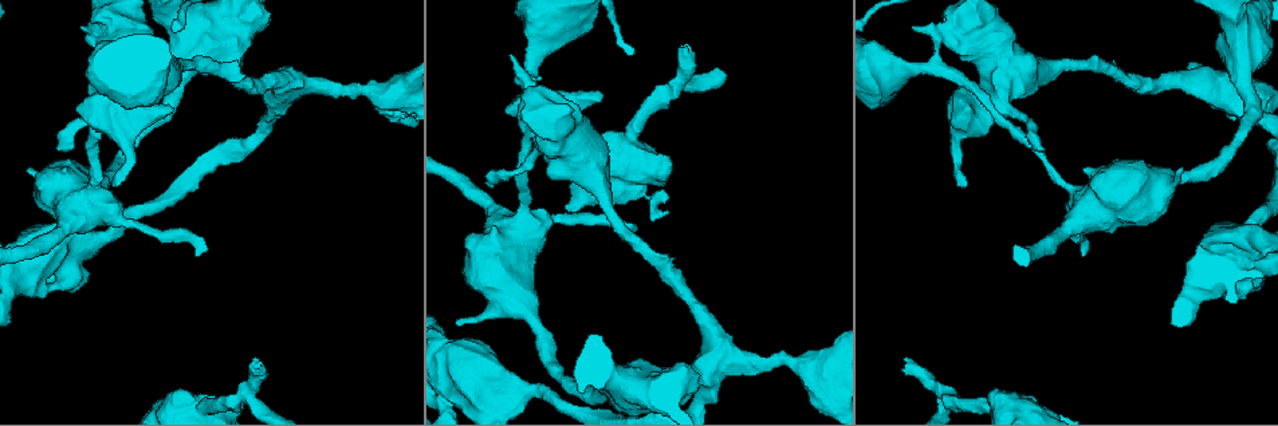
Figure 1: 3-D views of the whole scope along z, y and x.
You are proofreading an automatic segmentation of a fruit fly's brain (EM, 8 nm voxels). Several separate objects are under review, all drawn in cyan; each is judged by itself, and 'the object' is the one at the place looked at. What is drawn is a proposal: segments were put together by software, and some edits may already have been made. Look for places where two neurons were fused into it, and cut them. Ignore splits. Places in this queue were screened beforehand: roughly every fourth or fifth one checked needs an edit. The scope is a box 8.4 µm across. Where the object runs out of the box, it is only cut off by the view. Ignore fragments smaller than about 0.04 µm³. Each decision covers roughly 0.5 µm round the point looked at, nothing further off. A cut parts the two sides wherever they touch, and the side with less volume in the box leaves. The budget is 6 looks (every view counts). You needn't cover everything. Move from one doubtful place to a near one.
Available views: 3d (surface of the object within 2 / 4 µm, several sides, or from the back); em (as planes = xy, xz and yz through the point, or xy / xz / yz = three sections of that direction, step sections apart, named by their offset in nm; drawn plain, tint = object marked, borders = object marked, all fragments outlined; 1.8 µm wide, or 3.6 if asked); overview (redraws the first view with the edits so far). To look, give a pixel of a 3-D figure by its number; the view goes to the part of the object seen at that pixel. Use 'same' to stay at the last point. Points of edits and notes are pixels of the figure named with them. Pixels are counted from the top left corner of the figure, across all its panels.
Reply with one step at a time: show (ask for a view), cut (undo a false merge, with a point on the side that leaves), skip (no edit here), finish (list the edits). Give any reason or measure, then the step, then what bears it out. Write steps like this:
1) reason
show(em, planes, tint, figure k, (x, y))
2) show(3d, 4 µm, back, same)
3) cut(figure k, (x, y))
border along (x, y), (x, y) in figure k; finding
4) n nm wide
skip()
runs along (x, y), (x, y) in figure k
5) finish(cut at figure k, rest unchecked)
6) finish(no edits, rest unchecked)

touches itself
show(em, 3.6 µm, planes, tint, figure 1, (997, 55))

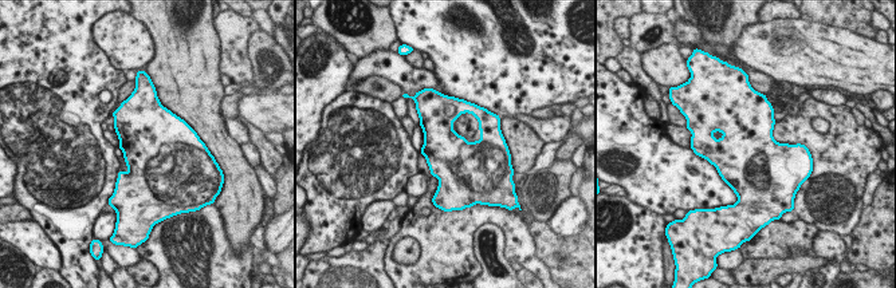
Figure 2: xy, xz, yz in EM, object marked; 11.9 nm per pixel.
600 nm wide
skip()
continuous, no second neuron

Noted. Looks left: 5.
sharp bend
show(3d, 4 µm, figure 1, (84, 205))

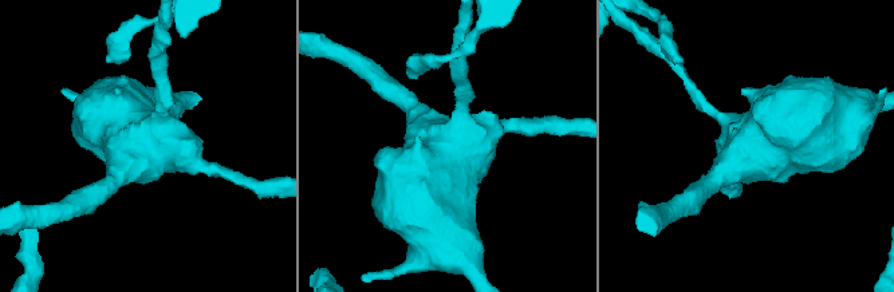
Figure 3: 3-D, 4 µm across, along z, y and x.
now the EM
show(em, planes, tint, figure 3, (447, 150))

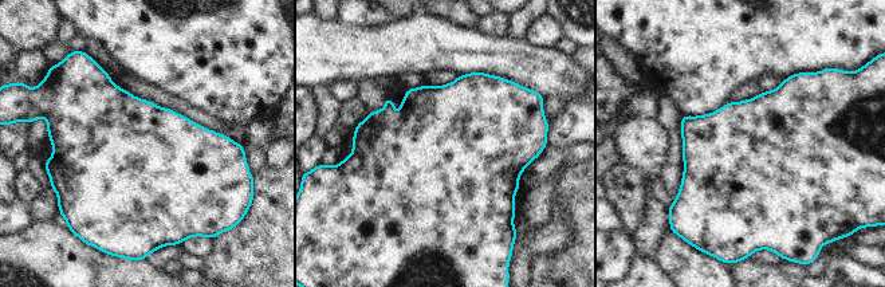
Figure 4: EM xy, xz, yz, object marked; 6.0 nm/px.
skip()
all the same neuron

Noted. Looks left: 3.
four-way junction
show(3d, 2 µm, figure 1, (801, 364))

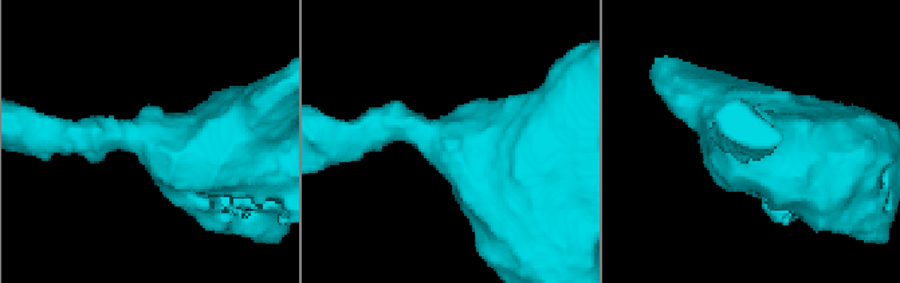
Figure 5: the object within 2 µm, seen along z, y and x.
shape alone is not enough
show(em, yz, step 8, tint, figure 5, (445, 138))

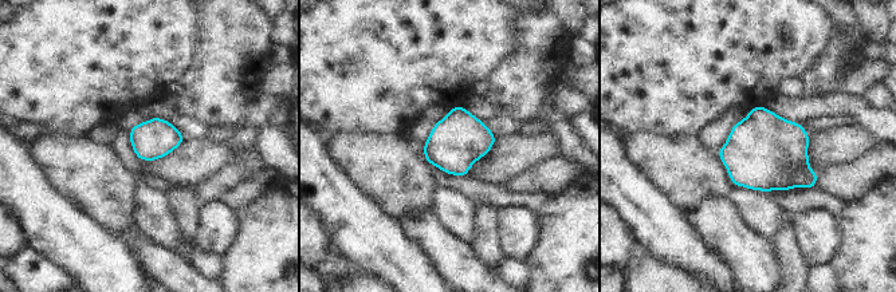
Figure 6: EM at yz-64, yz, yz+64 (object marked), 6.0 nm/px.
another direction
show(em, planes, borders, same)

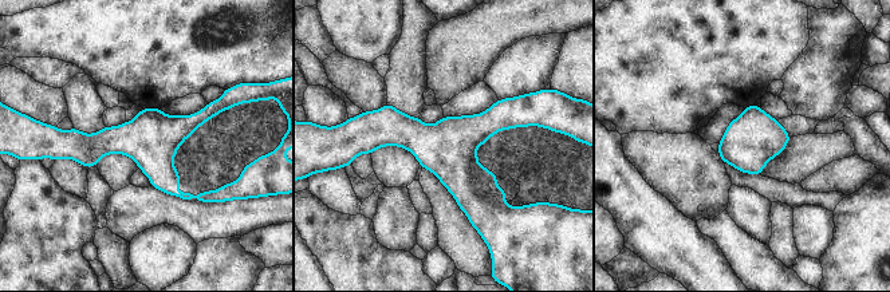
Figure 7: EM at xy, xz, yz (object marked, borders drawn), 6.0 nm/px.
skip()
runs along (522, 122), (363, 135) in figure 7; continuous, no second neuron

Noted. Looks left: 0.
finish(no edits, rest unchecked)

